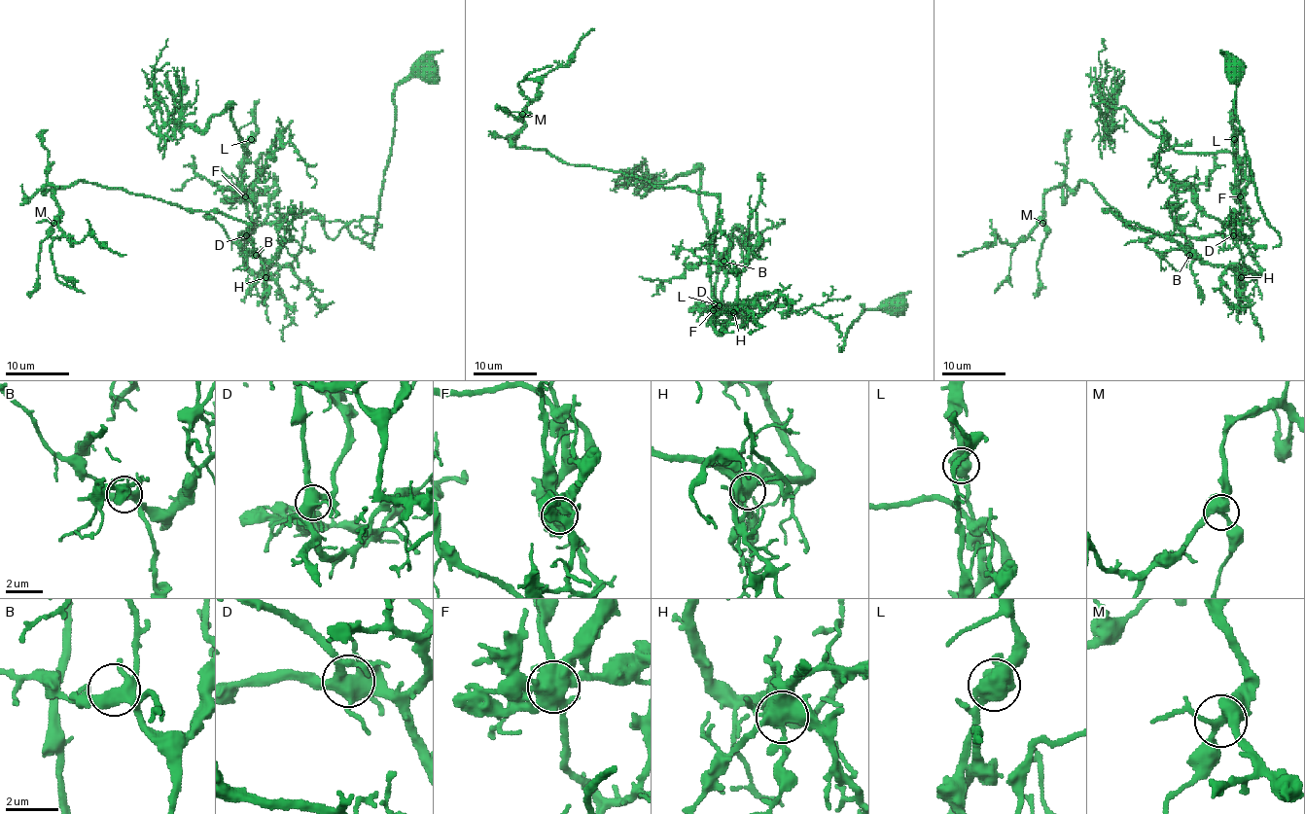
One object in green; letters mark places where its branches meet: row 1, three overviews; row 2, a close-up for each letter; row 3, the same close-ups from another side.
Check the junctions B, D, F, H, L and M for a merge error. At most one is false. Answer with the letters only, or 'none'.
F

